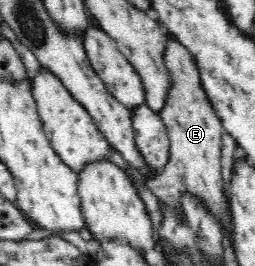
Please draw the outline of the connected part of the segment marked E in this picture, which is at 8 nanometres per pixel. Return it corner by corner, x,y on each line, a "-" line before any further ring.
169,32
164,35
163,66
167,70
167,95
163,107
159,111
170,139
170,158
164,167
161,177
147,180
137,177
137,183
142,184
160,201
171,205
181,205
181,193
188,189
198,193
212,211
231,231
231,216
226,215
225,198
222,187
221,135
225,132
222,119
216,114
209,96
202,86
200,67
195,56
177,38

